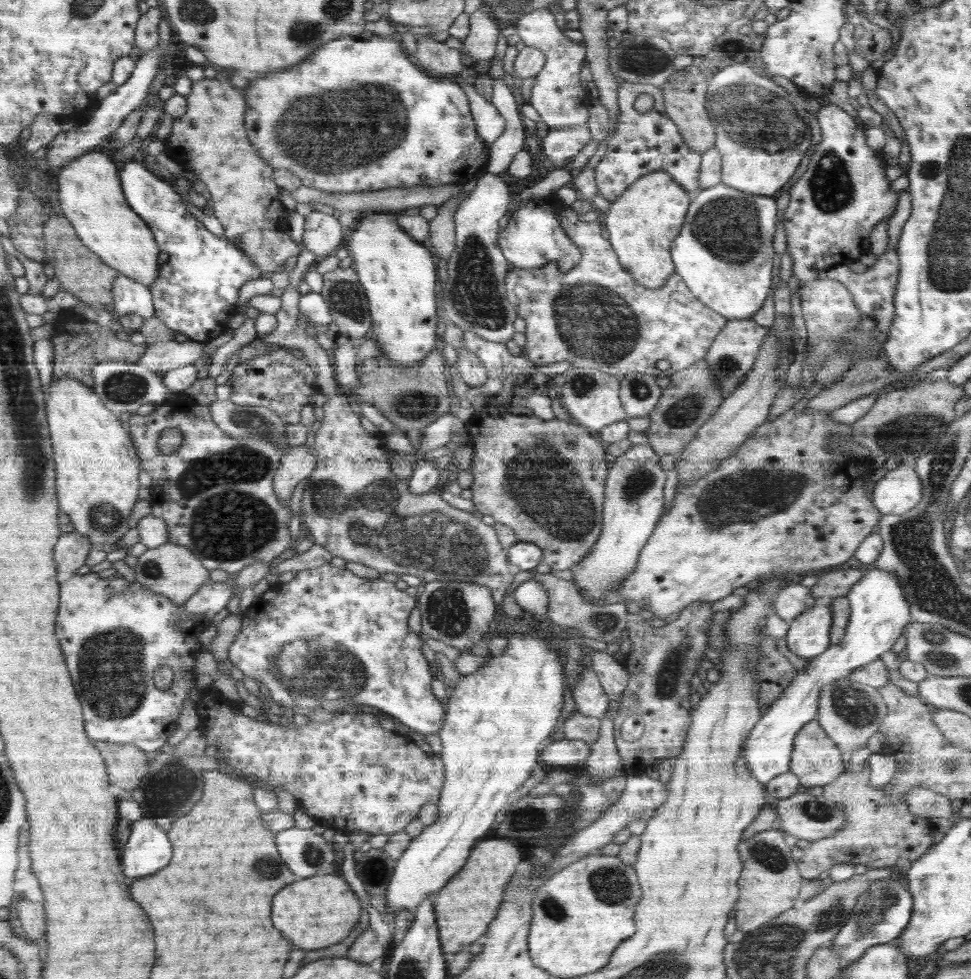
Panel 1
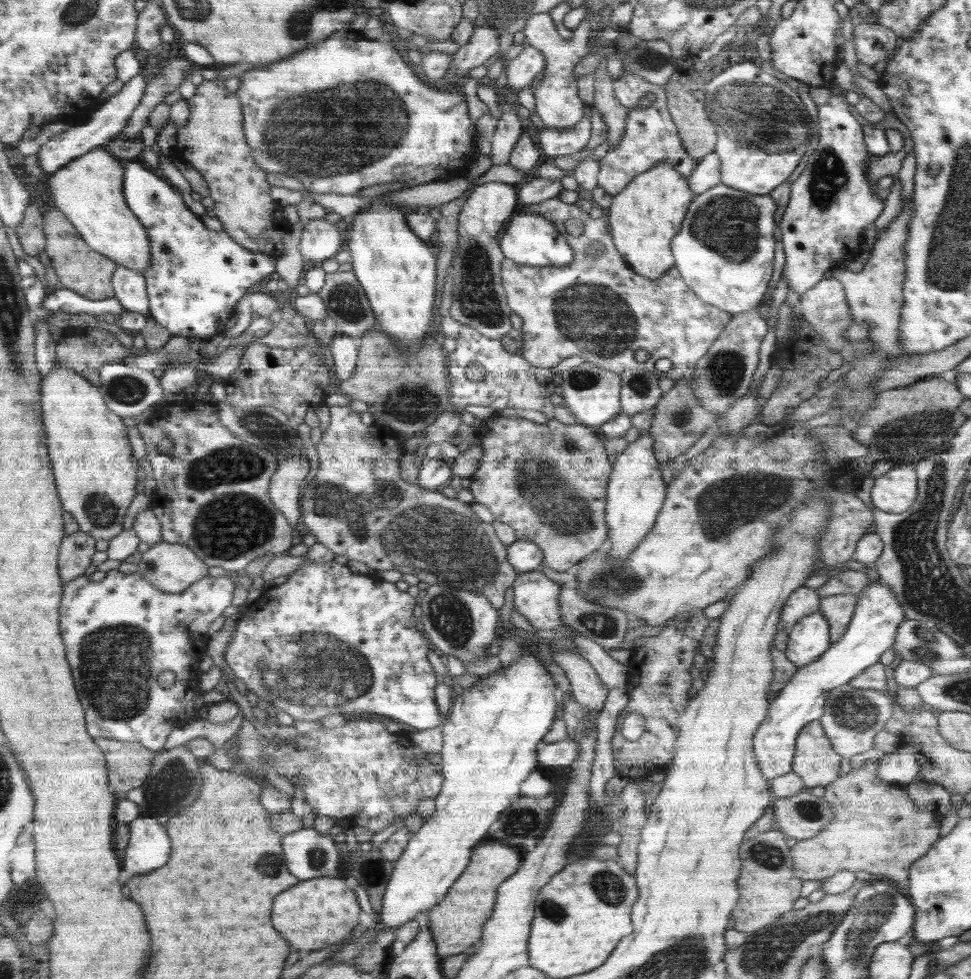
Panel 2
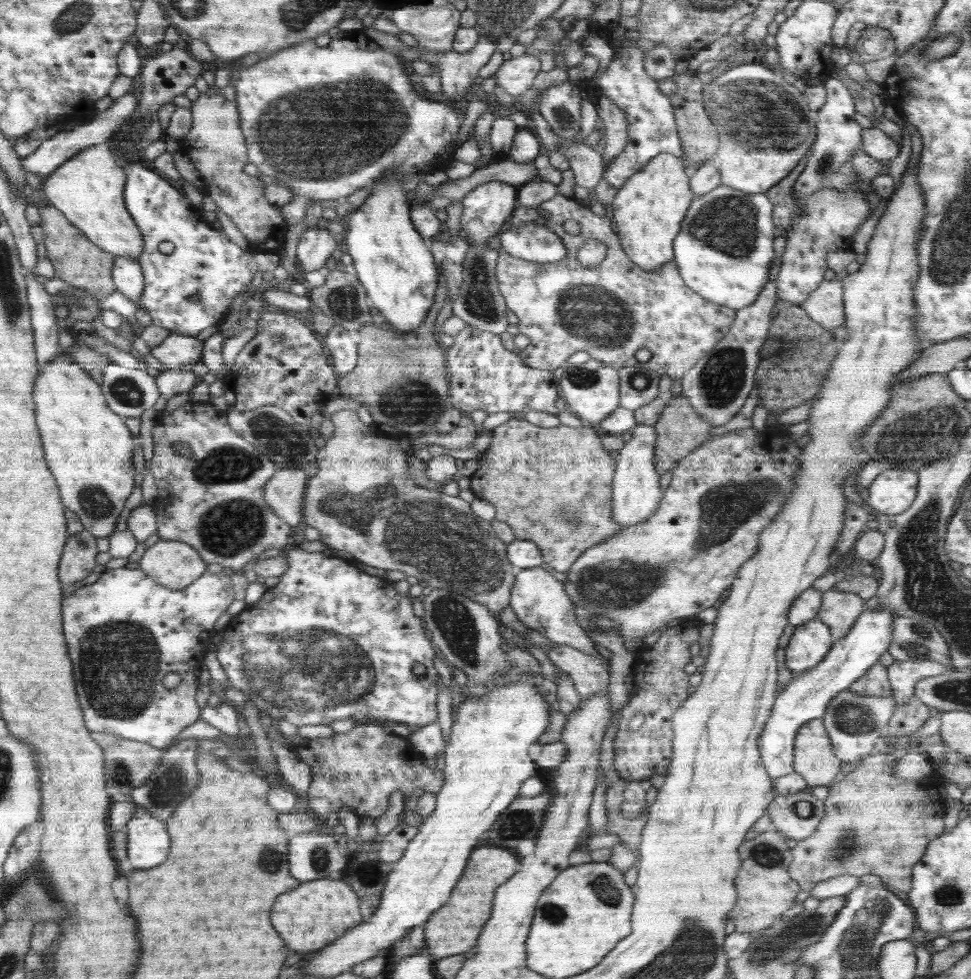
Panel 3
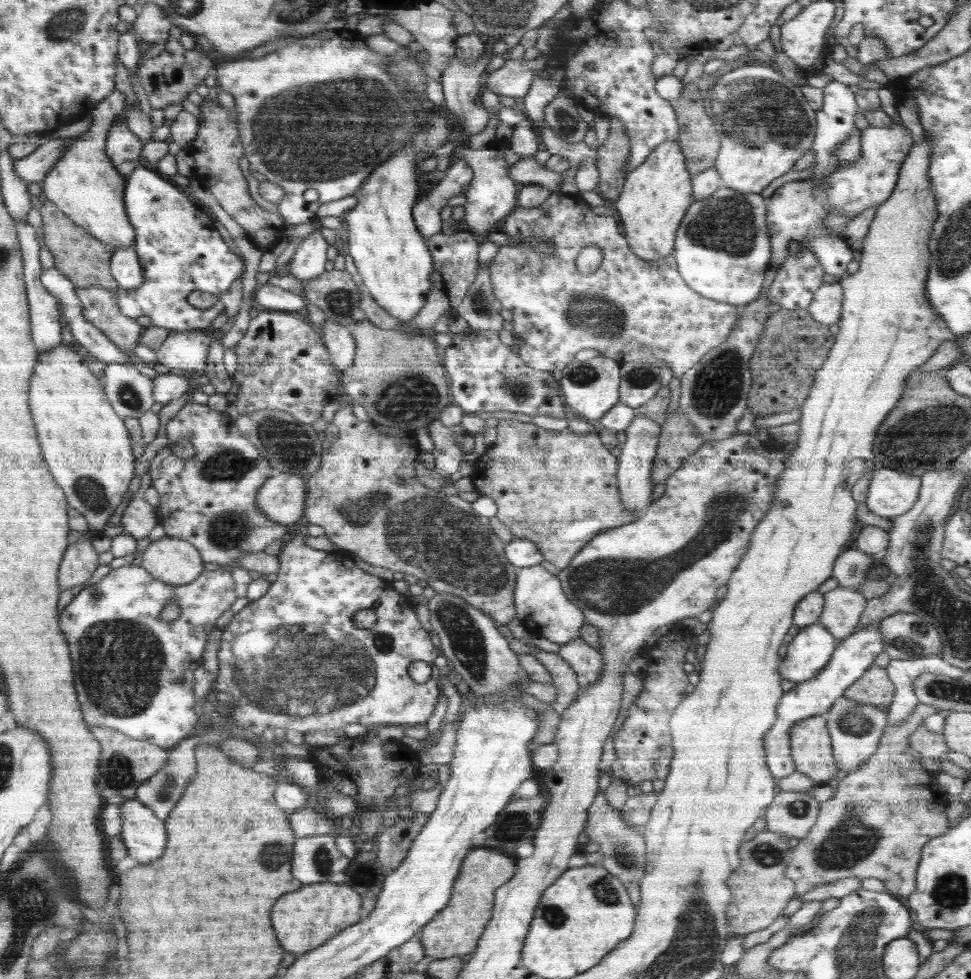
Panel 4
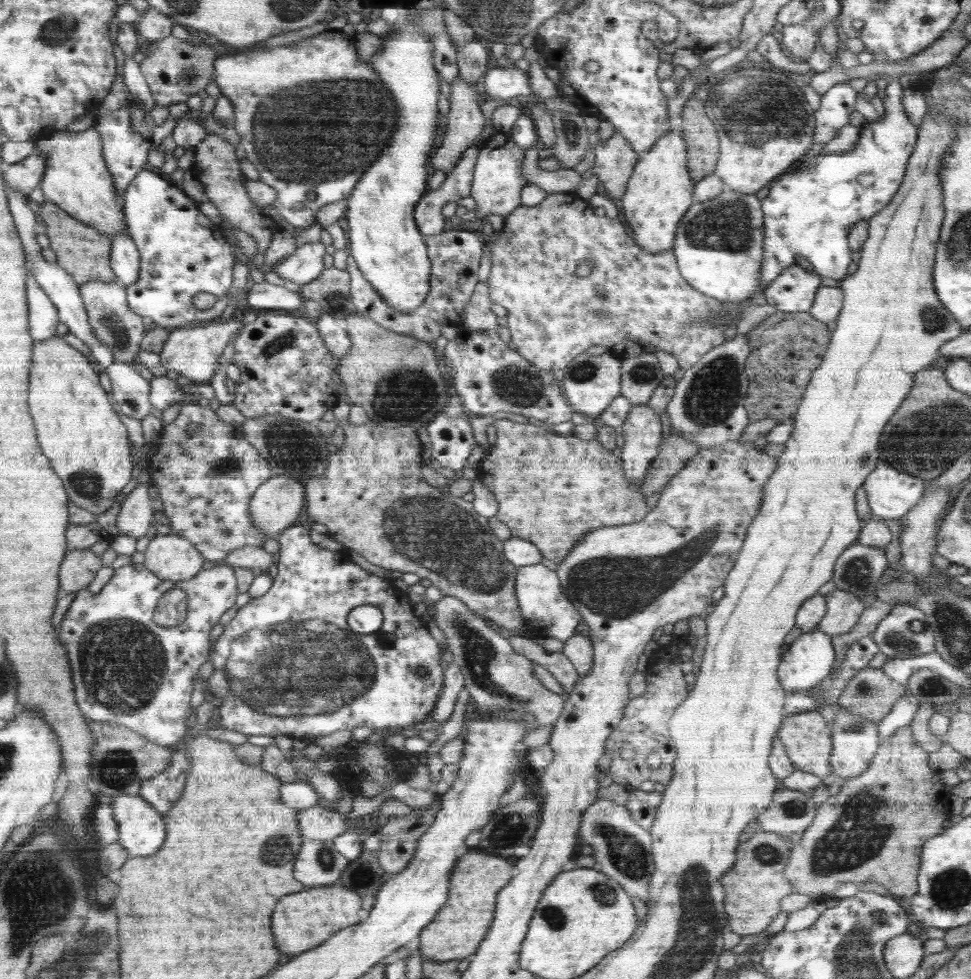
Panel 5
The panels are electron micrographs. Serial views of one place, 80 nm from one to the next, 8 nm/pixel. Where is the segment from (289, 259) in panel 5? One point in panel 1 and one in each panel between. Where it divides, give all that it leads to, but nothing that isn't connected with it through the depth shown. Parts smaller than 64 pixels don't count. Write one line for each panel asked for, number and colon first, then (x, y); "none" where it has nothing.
1: (322, 234)
2: (320, 239)
3: (316, 245)
4: (308, 261)

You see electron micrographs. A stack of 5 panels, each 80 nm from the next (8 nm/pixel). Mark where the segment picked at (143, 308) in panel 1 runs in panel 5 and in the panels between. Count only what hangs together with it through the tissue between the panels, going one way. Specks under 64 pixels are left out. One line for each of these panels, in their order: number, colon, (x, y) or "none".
2: (131, 290)
3: (128, 276)
4: (126, 266)
5: (125, 261)

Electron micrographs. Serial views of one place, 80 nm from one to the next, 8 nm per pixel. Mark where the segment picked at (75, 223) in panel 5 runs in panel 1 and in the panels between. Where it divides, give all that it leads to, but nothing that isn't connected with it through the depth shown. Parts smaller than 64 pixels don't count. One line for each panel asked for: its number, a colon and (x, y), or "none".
1: (81, 272)
2: (80, 268)
3: (80, 263)
4: (87, 261)

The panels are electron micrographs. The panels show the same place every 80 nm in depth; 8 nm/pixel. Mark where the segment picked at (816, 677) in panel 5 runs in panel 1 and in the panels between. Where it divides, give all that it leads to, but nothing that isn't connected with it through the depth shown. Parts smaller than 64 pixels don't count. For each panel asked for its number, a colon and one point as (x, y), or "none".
1: (808, 636)
2: (809, 638)
3: (810, 643)
4: (810, 650)

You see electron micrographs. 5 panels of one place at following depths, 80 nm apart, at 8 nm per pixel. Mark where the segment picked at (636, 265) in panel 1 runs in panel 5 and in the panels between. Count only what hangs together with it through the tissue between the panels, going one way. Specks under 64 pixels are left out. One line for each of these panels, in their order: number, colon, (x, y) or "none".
2: (643, 220)
3: (648, 209)
4: (655, 197)
5: (659, 192)

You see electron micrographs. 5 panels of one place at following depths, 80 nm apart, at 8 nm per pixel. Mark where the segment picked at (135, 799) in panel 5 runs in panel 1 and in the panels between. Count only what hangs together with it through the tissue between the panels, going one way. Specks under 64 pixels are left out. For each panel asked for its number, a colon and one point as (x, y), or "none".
1: (147, 849)
2: (148, 848)
3: (147, 840)
4: (144, 835)

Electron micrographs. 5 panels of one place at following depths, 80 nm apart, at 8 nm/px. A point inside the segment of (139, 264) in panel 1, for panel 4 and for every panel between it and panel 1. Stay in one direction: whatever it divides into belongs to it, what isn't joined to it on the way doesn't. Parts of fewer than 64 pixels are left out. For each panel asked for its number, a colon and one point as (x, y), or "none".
2: (89, 190)
3: (89, 189)
4: (84, 184)

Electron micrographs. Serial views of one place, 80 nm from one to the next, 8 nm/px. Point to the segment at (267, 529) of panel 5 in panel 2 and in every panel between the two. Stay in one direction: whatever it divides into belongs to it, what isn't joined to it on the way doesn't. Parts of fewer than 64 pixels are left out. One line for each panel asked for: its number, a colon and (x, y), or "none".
2: (286, 492)
3: (287, 492)
4: (282, 500)

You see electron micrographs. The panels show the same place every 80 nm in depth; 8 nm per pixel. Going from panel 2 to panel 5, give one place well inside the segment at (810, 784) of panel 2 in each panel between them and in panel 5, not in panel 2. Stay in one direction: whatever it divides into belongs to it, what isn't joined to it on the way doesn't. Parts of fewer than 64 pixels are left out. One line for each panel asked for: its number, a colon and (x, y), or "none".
3: (813, 757)
4: (810, 742)
5: (806, 737)

